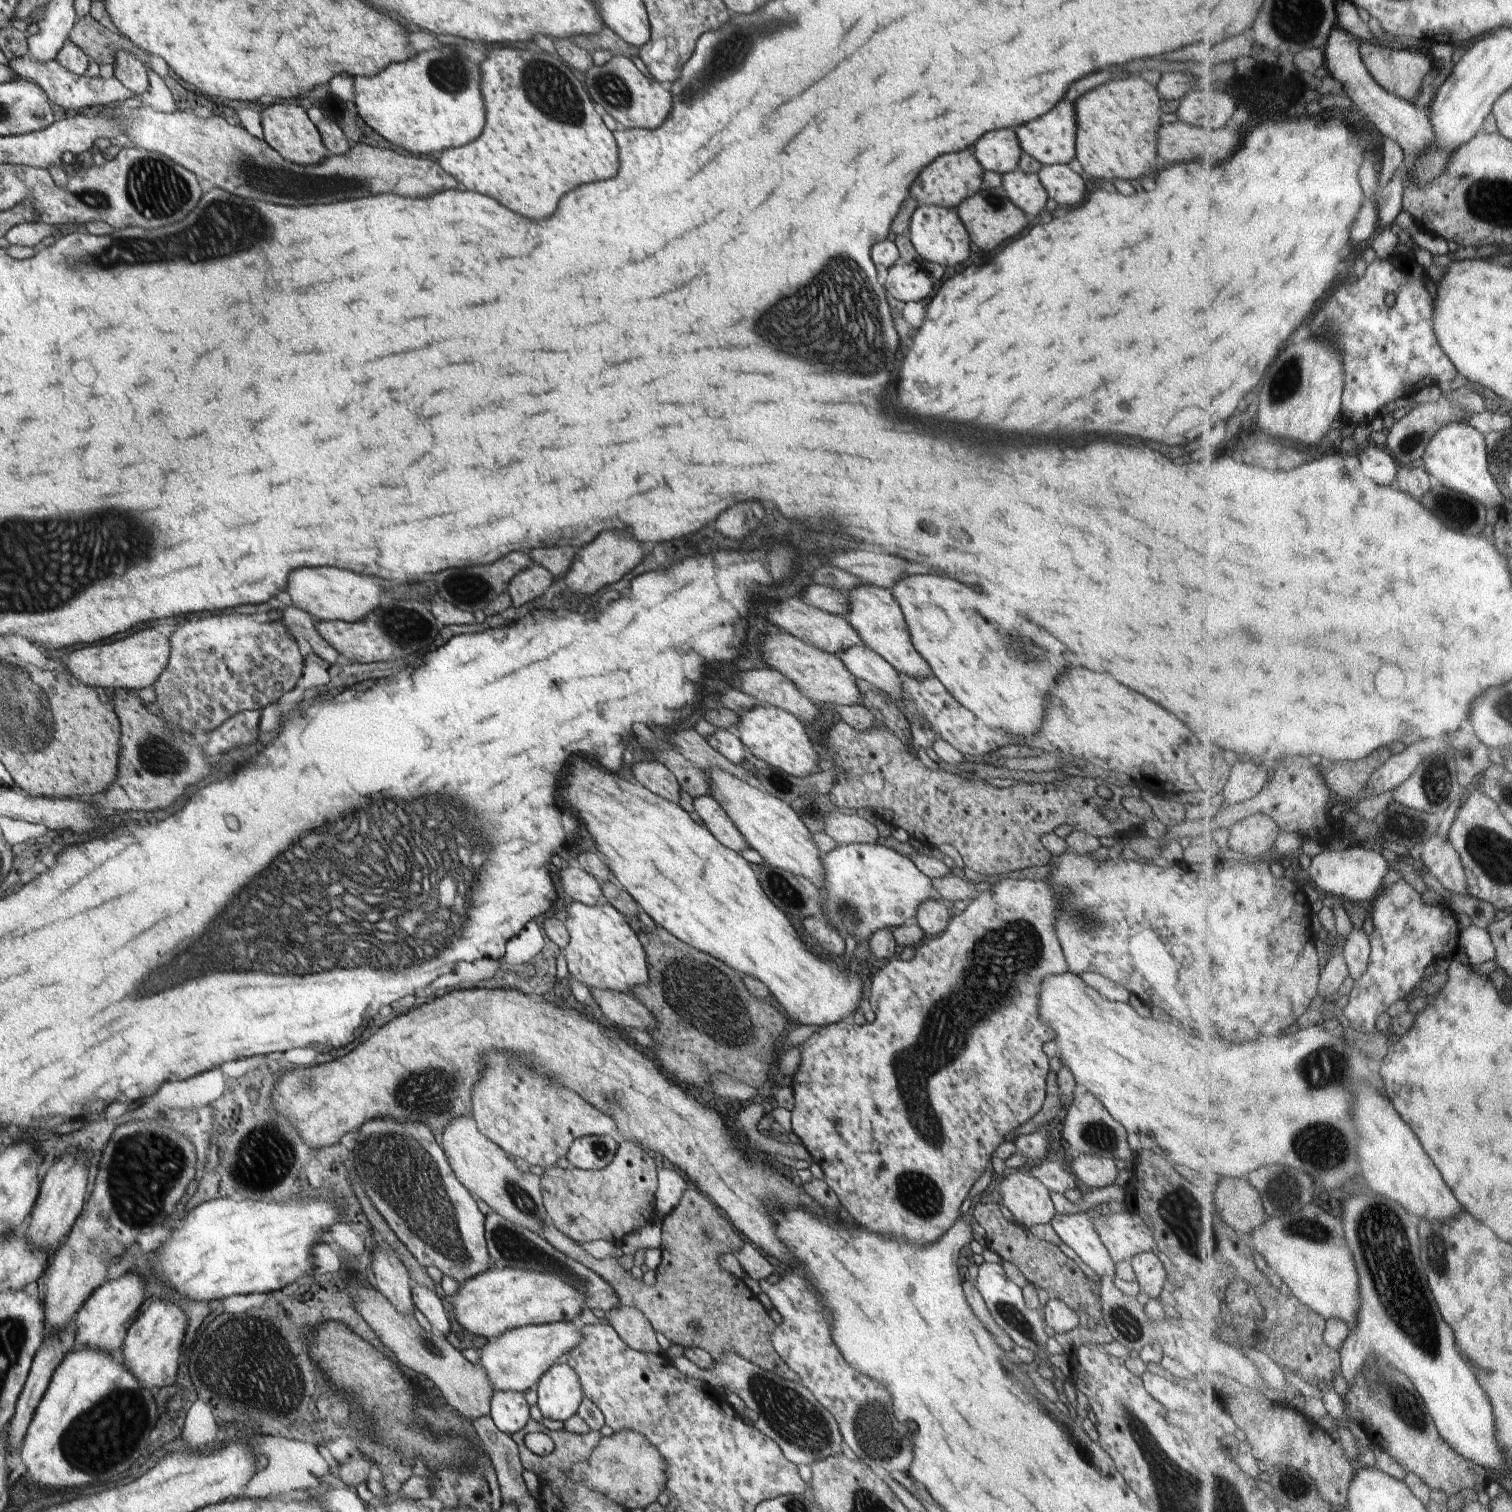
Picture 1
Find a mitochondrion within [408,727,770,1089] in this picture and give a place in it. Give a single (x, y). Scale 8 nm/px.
(723, 1014)

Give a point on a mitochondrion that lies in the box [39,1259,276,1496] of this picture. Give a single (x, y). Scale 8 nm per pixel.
(93, 1442)

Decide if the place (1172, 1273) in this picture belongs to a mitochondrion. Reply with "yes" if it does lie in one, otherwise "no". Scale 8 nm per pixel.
no

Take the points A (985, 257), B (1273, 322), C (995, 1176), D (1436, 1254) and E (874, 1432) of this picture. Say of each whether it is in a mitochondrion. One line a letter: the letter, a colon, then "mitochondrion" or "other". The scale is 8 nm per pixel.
A: other
B: other
C: other
D: mitochondrion
E: mitochondrion

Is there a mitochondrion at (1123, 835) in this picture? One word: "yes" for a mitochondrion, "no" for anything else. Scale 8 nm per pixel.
no

